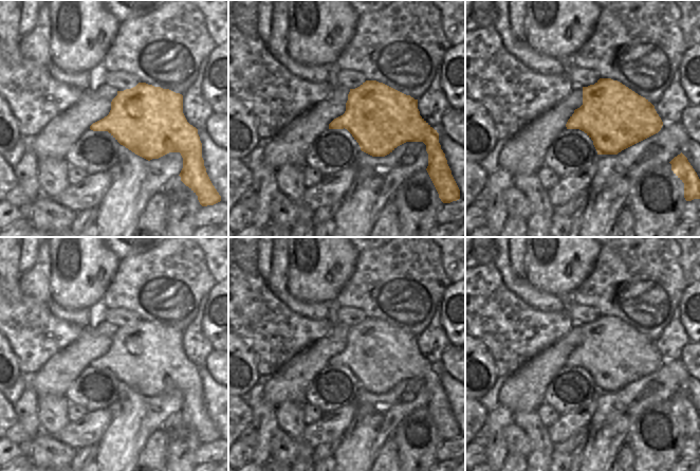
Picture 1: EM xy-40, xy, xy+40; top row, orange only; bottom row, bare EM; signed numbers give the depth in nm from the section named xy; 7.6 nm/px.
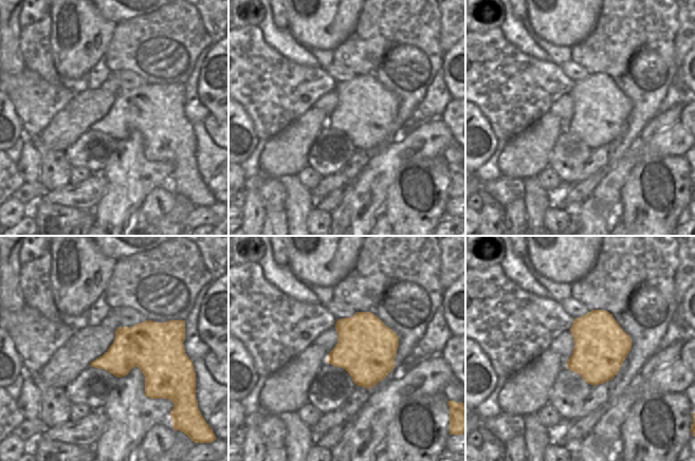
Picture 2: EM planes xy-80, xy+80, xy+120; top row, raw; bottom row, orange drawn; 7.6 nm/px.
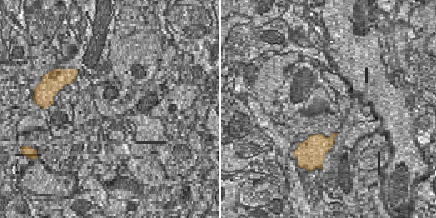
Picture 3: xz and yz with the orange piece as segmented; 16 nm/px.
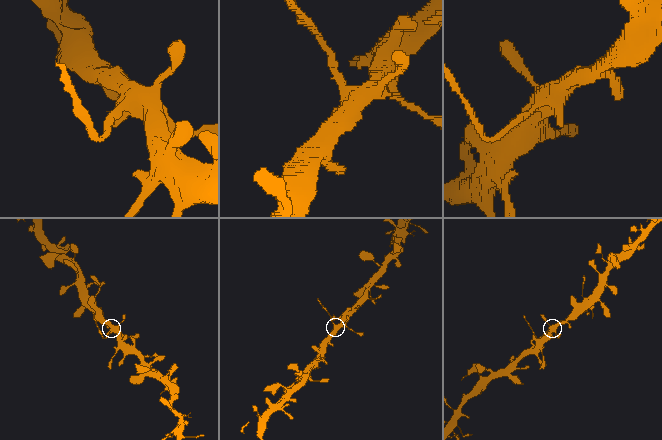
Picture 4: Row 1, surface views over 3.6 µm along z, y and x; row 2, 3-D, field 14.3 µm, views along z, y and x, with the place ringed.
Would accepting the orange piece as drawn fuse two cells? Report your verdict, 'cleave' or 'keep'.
cleave

